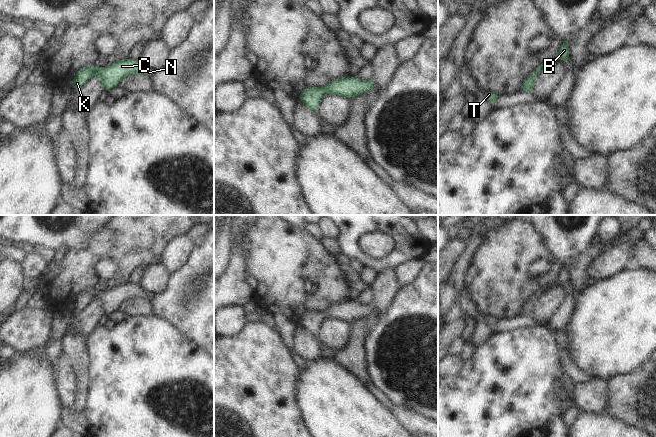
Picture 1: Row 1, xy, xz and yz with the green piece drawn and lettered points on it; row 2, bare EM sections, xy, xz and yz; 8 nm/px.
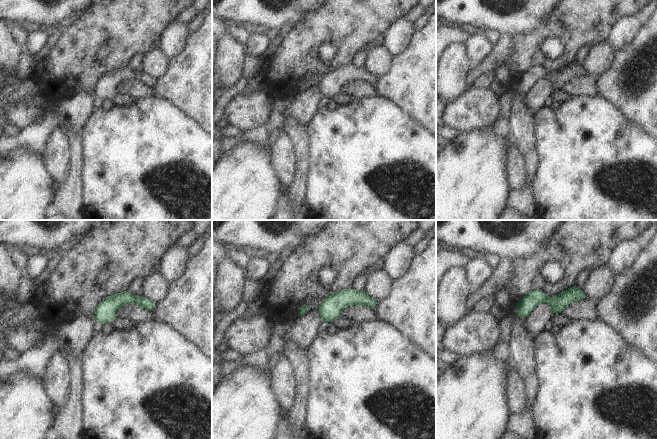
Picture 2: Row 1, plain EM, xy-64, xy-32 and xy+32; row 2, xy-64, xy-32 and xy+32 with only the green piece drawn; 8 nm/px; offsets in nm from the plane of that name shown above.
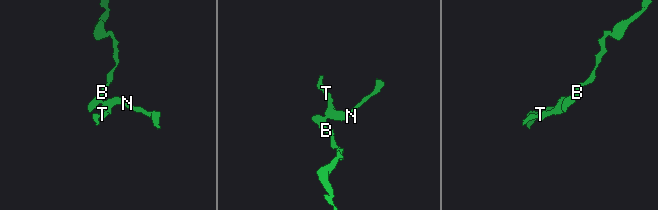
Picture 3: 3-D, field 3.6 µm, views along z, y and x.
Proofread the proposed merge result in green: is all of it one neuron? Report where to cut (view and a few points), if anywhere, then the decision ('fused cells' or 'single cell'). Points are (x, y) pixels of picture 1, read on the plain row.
no cut | single cell

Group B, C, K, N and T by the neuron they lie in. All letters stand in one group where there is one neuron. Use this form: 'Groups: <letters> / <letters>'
Groups: B C K N T.

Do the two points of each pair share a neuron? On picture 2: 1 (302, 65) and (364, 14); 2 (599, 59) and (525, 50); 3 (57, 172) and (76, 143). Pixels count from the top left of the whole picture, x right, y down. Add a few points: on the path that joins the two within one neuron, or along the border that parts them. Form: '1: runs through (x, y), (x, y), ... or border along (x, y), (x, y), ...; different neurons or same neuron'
1: runs through (308, 47), (334, 21), (346, 20); same neuron
2: border along (606, 40), (596, 43), (591, 47); different neurons
3: border along (63, 130), (70, 148), (70, 169), (68, 174); different neurons

